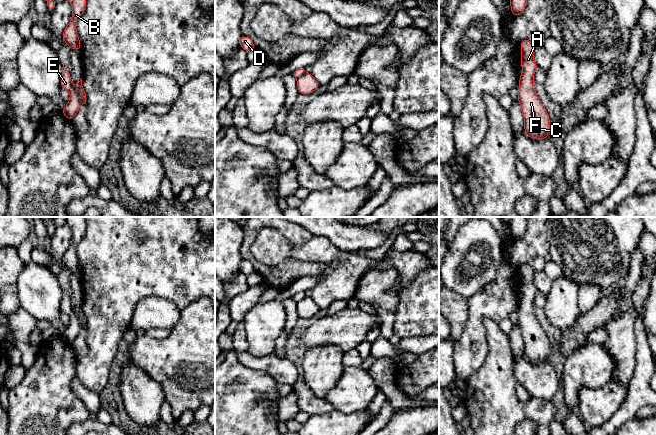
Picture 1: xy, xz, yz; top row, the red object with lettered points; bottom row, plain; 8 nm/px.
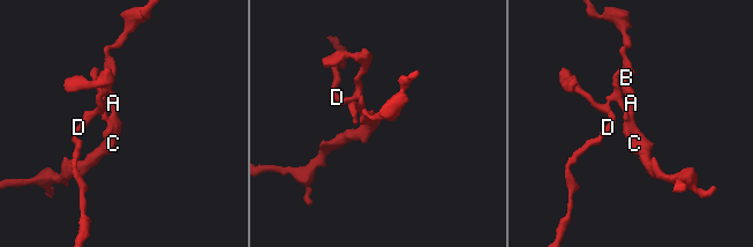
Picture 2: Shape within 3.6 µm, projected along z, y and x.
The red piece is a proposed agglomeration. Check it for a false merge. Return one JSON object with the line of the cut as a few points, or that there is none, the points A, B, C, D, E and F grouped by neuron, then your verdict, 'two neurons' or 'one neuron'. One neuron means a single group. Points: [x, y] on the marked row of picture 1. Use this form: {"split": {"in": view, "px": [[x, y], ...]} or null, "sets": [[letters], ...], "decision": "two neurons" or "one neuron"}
{"split": {"in": "xy", "px": [[74, 88], [81, 103]]}, "sets": [["A", "B", "C", "F"], ["D", "E"]], "decision": "two neurons"}

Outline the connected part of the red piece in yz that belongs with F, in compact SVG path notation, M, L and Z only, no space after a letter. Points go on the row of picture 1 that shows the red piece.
M528 38L521 41L520 47L522 74L518 99L525 122L524 132L534 140L548 139L550 118L534 88L534 73L537 68L533 58L535 47Z

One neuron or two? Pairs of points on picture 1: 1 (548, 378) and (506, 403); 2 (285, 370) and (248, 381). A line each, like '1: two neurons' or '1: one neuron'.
1: two neurons
2: two neurons

